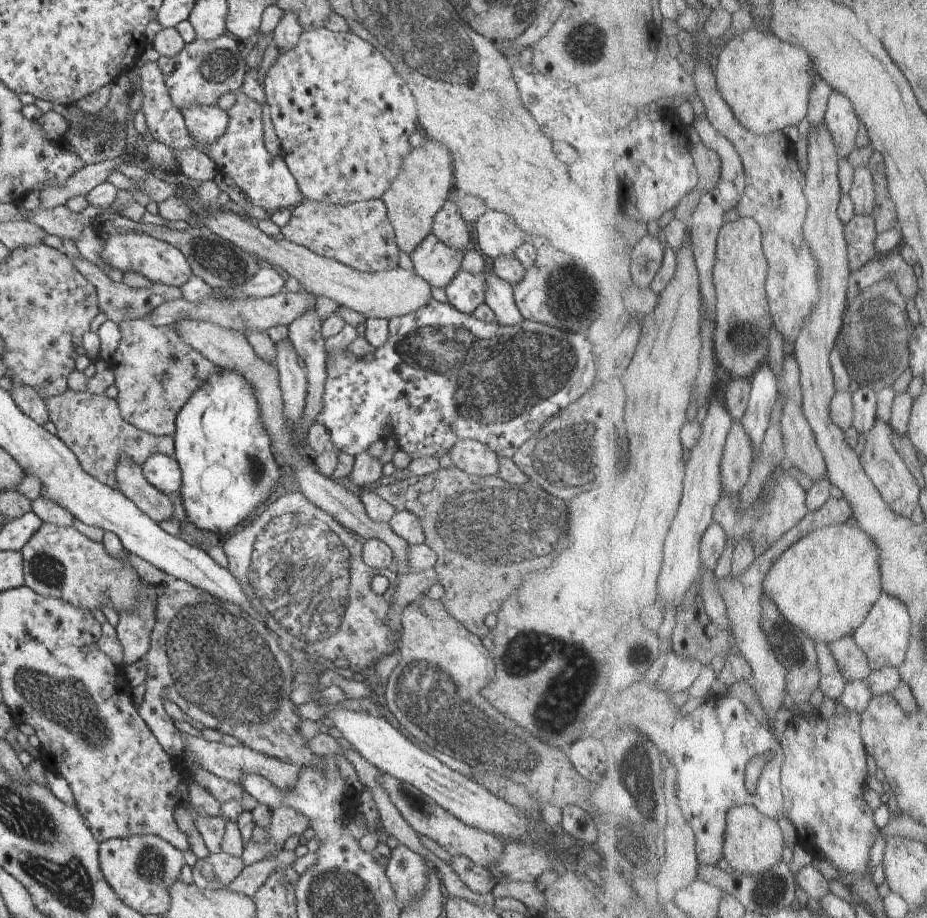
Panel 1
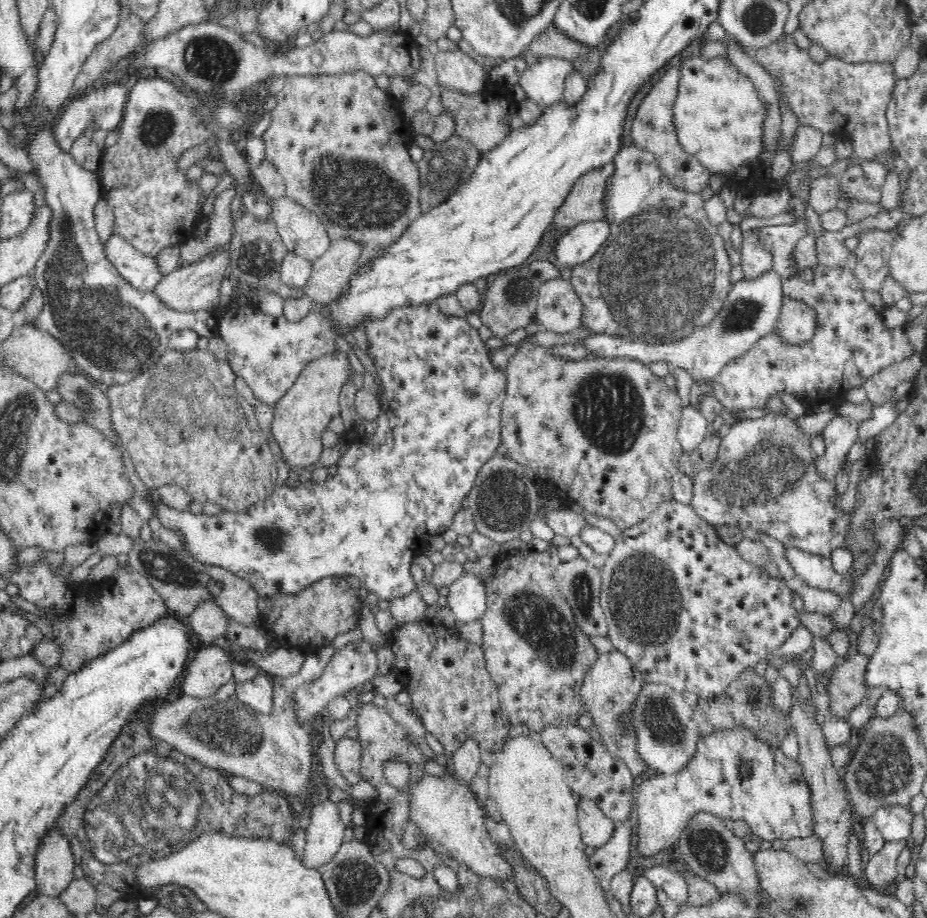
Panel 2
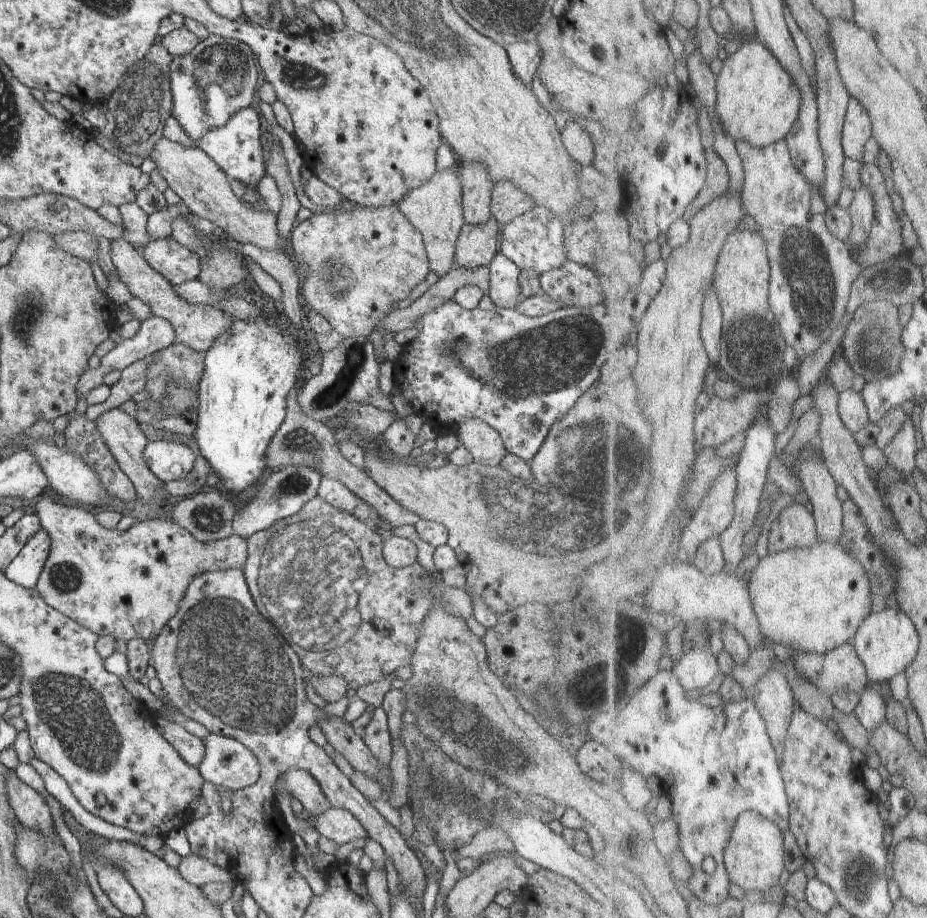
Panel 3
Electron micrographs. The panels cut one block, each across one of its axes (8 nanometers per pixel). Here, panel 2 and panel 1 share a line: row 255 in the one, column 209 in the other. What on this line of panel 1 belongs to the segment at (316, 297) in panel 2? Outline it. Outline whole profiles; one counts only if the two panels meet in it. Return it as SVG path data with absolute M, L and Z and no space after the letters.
M180 320L176 324L177 333L190 345L200 352L204 358L208 358L218 367L238 369L240 374L248 379L249 383L255 384L255 393L260 401L260 418L264 422L266 434L270 436L271 452L281 456L285 463L285 470L295 478L297 490L304 493L303 496L316 507L319 507L332 516L339 524L346 529L349 528L354 534L360 535L364 539L379 539L384 542L392 551L395 557L393 570L397 575L410 573L407 568L407 548L410 546L404 538L397 536L388 523L378 523L372 521L367 515L361 502L360 496L355 496L353 488L344 481L336 482L331 478L324 477L316 471L310 459L301 457L296 450L295 439L286 429L286 418L283 414L282 390L277 386L278 370L271 363L260 358L254 348L248 343L247 338L236 330L222 328L214 322L206 320Z

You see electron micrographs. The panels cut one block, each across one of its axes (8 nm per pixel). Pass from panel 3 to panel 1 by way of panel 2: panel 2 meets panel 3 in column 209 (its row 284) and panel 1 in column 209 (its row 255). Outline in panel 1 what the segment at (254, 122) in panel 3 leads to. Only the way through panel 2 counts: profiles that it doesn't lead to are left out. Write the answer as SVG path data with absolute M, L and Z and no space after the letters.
M218 105L188 106L181 110L181 116L184 117L192 138L204 148L212 146L230 124L228 112Z

